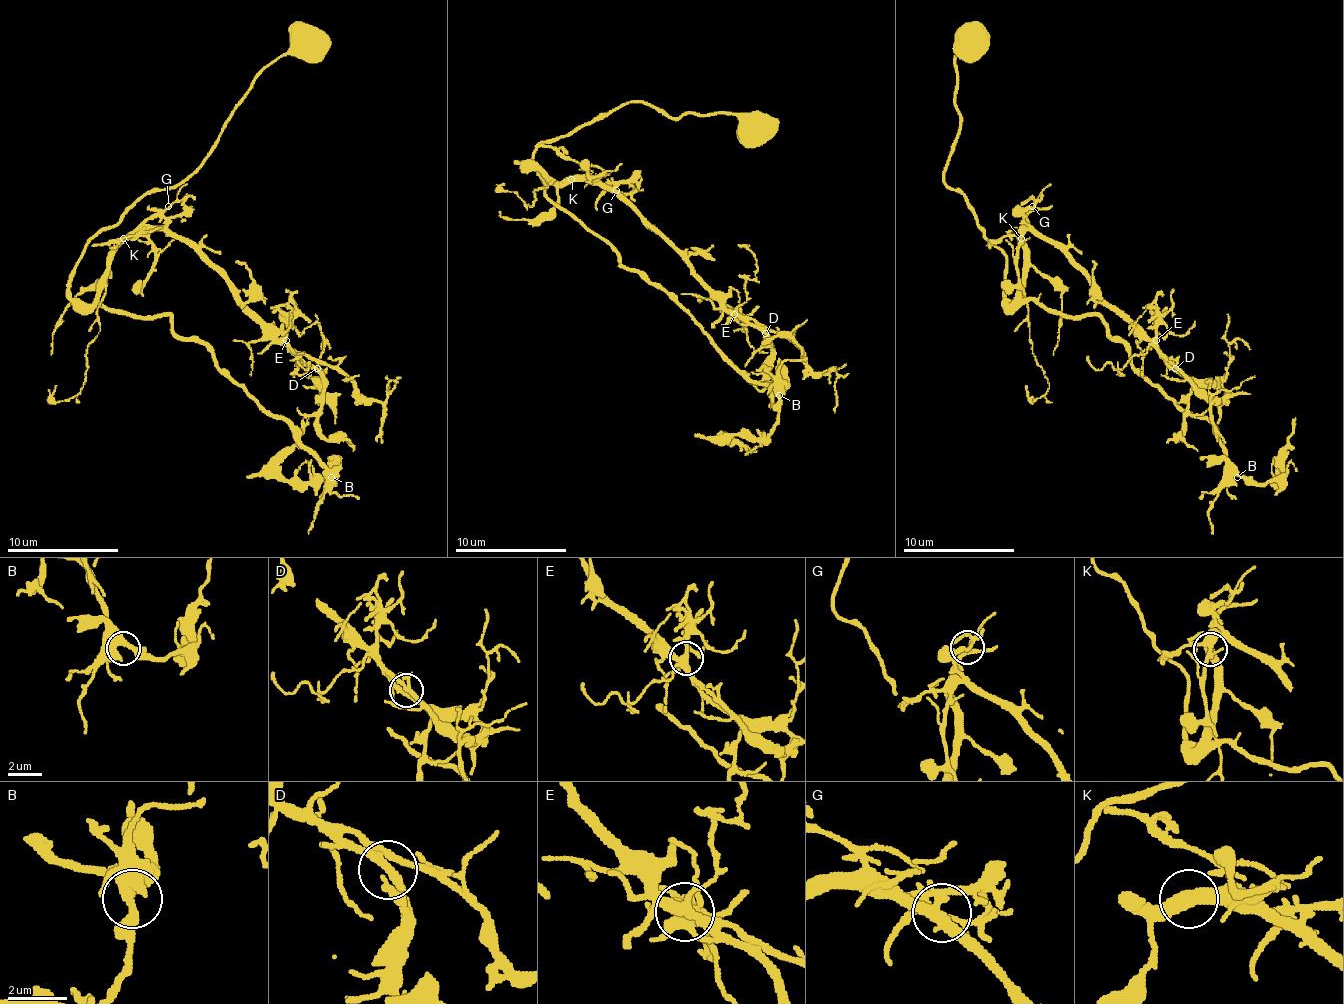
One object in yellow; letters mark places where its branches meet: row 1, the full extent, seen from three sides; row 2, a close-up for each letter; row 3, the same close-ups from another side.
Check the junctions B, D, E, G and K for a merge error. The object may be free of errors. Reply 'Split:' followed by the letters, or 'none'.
Split: none

